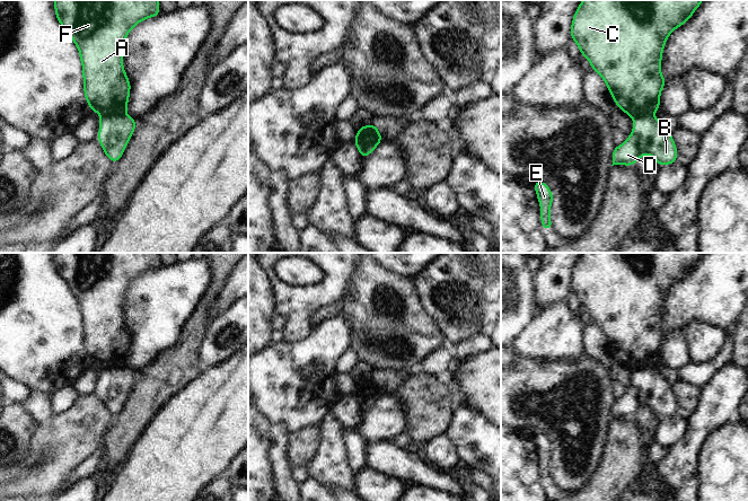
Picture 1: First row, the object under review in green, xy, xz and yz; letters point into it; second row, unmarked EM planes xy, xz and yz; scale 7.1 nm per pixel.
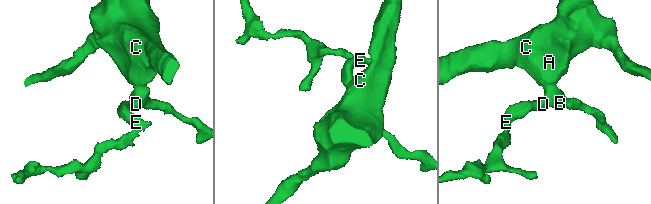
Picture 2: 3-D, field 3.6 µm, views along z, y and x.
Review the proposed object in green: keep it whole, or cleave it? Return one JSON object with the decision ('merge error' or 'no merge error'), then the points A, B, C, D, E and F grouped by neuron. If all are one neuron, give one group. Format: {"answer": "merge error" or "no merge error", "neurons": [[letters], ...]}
{"answer": "merge error", "neurons": [["A", "C", "F"], ["B", "D", "E"]]}

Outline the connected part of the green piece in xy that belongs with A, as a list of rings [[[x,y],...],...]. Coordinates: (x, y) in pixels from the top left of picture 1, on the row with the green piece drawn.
[[[54,0],[55,17],[77,45],[82,64],[85,98],[91,112],[125,115],[131,84],[123,67],[129,32],[140,21],[158,16],[159,0]]]

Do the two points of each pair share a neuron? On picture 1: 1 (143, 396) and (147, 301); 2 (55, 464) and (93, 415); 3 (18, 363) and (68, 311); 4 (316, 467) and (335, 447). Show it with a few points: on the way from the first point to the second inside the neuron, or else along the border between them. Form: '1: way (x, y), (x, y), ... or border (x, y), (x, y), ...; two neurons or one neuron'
1: border (166, 349), (158, 352), (135, 372); two neurons
2: way (56, 451), (80, 428); one neuron
3: way (26, 350), (54, 322); one neuron
4: way (320, 463), (331, 451); one neuron

